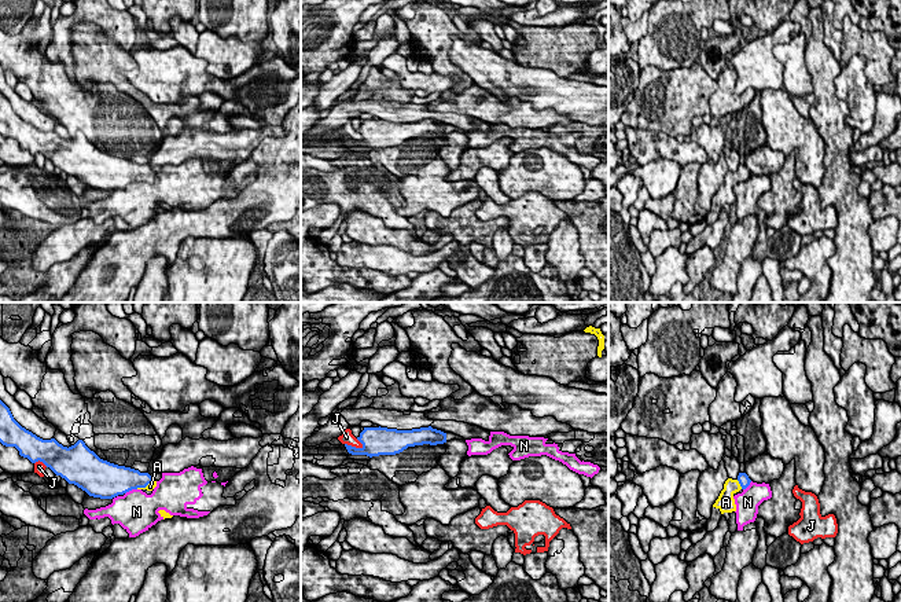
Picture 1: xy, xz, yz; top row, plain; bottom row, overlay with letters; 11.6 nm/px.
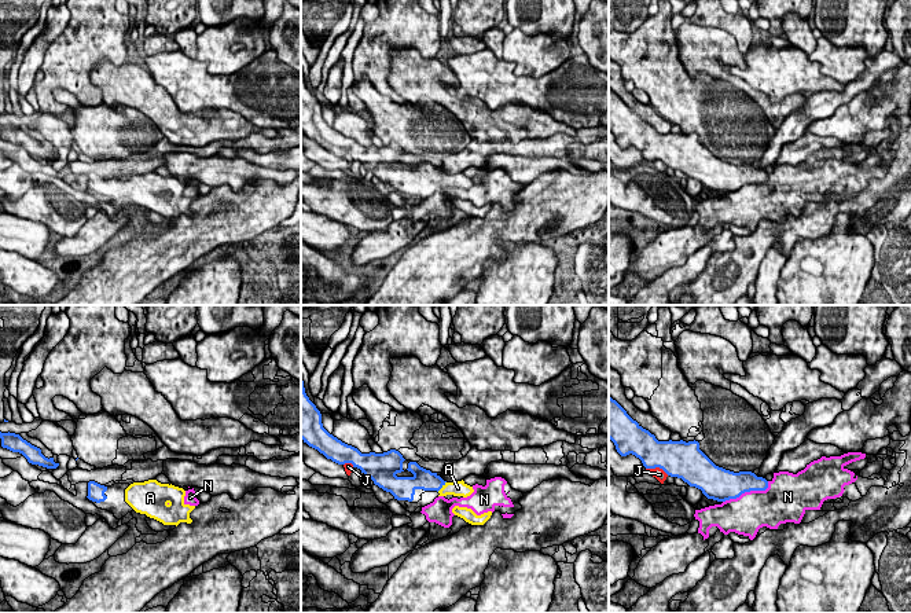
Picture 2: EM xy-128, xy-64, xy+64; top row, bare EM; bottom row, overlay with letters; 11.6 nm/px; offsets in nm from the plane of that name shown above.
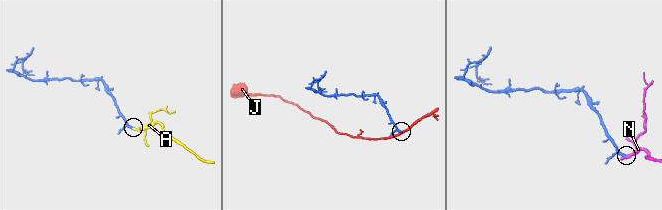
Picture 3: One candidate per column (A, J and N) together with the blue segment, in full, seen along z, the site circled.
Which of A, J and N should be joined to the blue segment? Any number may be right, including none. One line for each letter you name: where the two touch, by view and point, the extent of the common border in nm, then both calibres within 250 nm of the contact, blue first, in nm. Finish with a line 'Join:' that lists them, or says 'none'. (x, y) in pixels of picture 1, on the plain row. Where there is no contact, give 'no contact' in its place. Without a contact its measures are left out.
A: meets blue in yz at (739, 175); contact 130 nm long; 130 nm thick on the blue side, 190 nm on the other
Join: A

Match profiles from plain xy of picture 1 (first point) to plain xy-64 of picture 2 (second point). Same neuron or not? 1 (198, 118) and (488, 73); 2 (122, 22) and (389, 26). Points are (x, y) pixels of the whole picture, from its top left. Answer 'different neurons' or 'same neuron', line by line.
1: different neurons
2: same neuron

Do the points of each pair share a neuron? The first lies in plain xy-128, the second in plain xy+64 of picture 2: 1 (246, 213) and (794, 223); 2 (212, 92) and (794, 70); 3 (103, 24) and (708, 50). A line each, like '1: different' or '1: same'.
1: same
2: same
3: different

